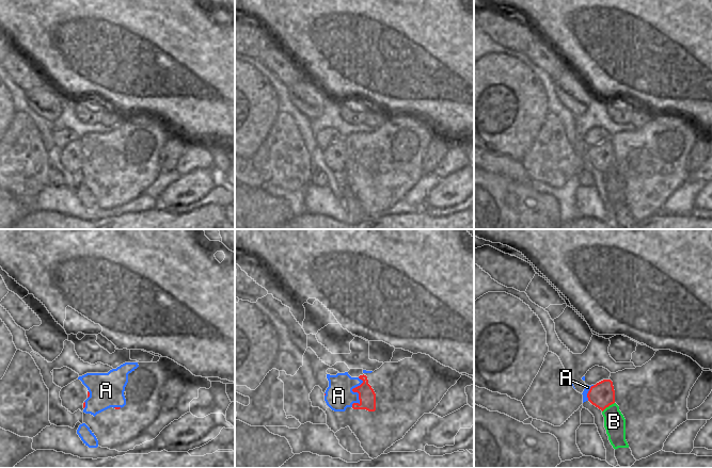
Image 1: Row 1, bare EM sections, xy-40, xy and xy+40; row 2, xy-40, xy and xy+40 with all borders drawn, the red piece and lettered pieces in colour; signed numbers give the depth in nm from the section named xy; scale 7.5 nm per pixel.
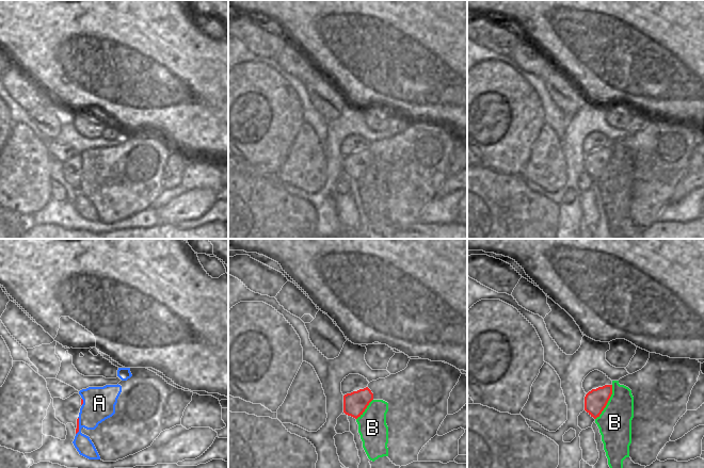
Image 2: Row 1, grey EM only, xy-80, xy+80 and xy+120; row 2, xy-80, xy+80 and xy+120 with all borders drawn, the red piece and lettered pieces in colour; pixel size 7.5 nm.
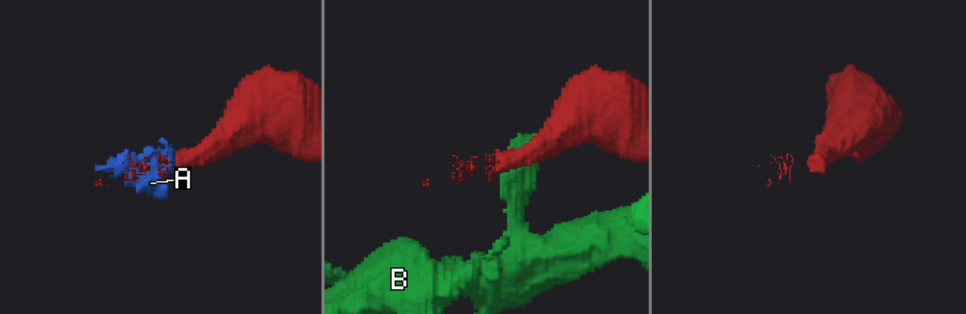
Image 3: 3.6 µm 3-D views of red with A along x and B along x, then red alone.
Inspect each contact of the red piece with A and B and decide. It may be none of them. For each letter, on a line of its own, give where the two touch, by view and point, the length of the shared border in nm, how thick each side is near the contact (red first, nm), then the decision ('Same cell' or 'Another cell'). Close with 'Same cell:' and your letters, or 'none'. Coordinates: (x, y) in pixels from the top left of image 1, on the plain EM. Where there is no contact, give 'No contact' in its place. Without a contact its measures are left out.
A: Touches red at xy (356, 152). Shared border 240 nm. Thickness 130 nm (red) against 200 nm. Another cell
B: Touches red at xy+40 (607, 167). Shared border 120 nm. Thickness 190 nm (red) against 160 nm. Another cell
Same cell: none.

